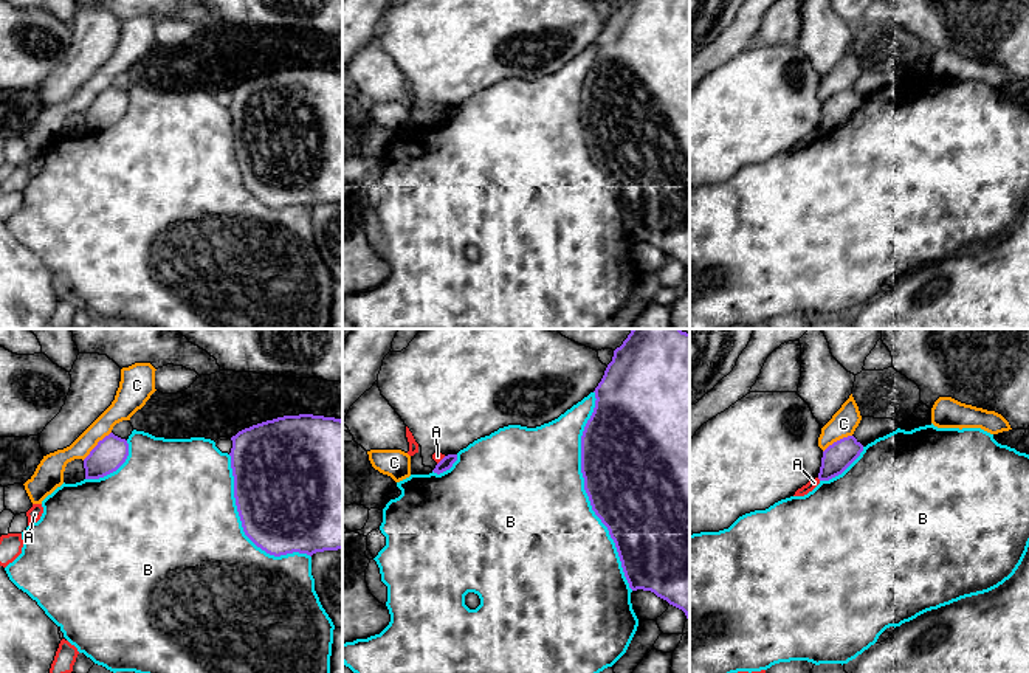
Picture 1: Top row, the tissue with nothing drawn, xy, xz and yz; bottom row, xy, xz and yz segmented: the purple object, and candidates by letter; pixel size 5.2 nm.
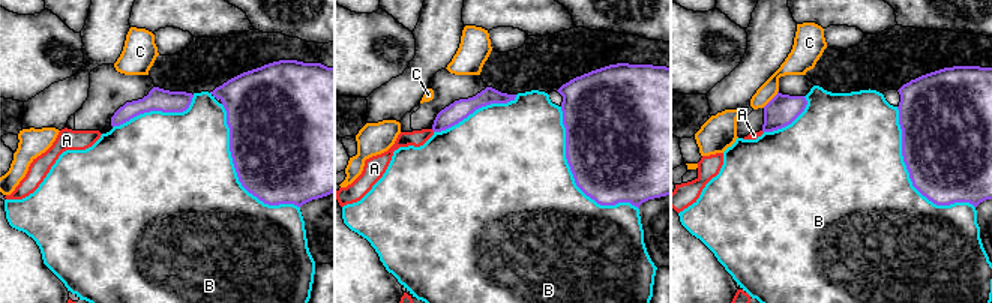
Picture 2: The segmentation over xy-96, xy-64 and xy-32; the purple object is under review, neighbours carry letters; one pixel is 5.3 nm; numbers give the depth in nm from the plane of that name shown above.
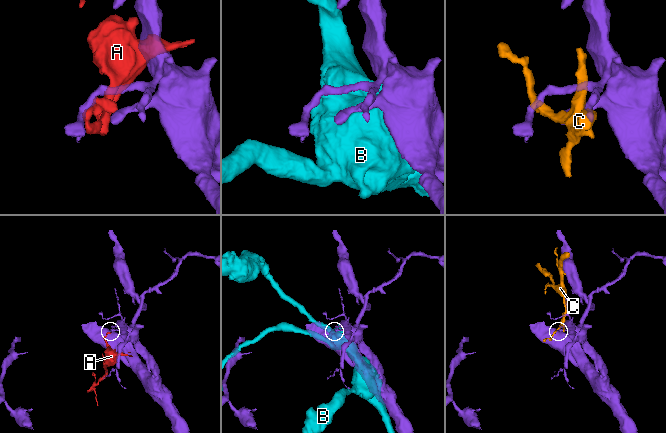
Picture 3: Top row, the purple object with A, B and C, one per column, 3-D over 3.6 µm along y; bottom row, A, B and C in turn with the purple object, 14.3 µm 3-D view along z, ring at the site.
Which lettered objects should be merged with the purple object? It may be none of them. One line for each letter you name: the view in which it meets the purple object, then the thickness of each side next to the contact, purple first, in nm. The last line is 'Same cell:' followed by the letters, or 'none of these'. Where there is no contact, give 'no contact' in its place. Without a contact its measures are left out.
Same cell: none of these

